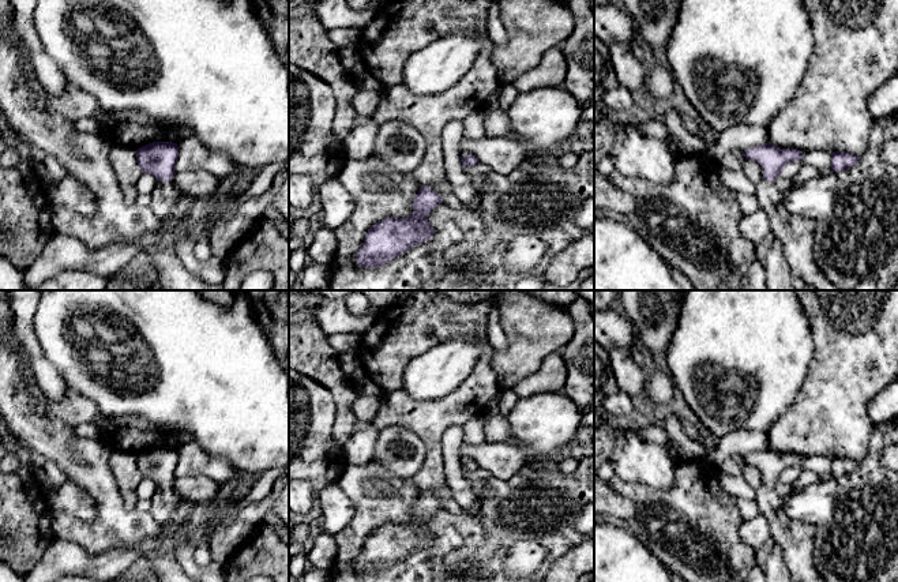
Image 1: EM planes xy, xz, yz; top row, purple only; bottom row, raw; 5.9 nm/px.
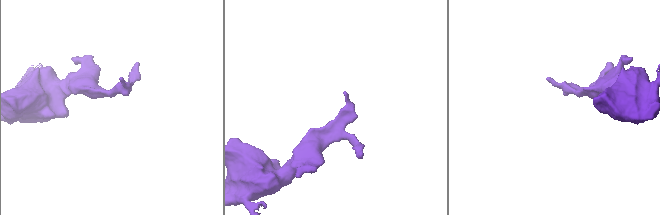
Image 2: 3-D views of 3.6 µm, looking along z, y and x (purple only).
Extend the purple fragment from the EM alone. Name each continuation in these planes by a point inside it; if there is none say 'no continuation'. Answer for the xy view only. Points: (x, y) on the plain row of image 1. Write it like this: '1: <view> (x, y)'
1: xy (164, 502)

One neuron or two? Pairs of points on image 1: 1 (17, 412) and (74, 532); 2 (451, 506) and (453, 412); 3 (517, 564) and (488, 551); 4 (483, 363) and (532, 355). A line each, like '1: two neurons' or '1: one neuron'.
1: one neuron
2: one neuron
3: two neurons
4: two neurons

